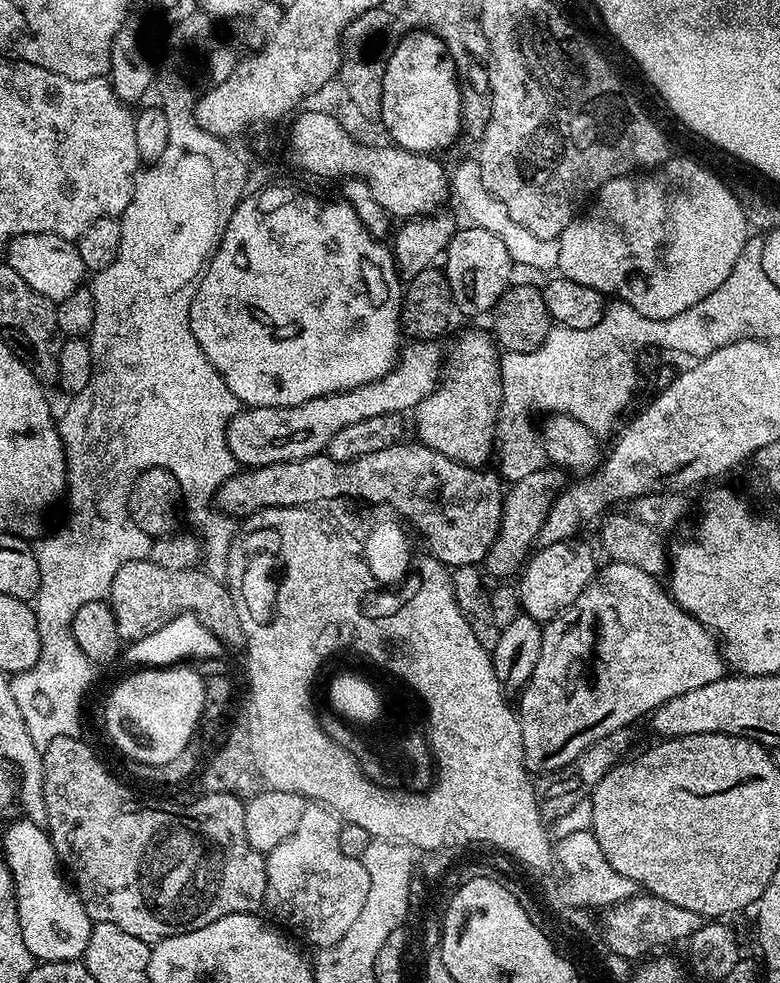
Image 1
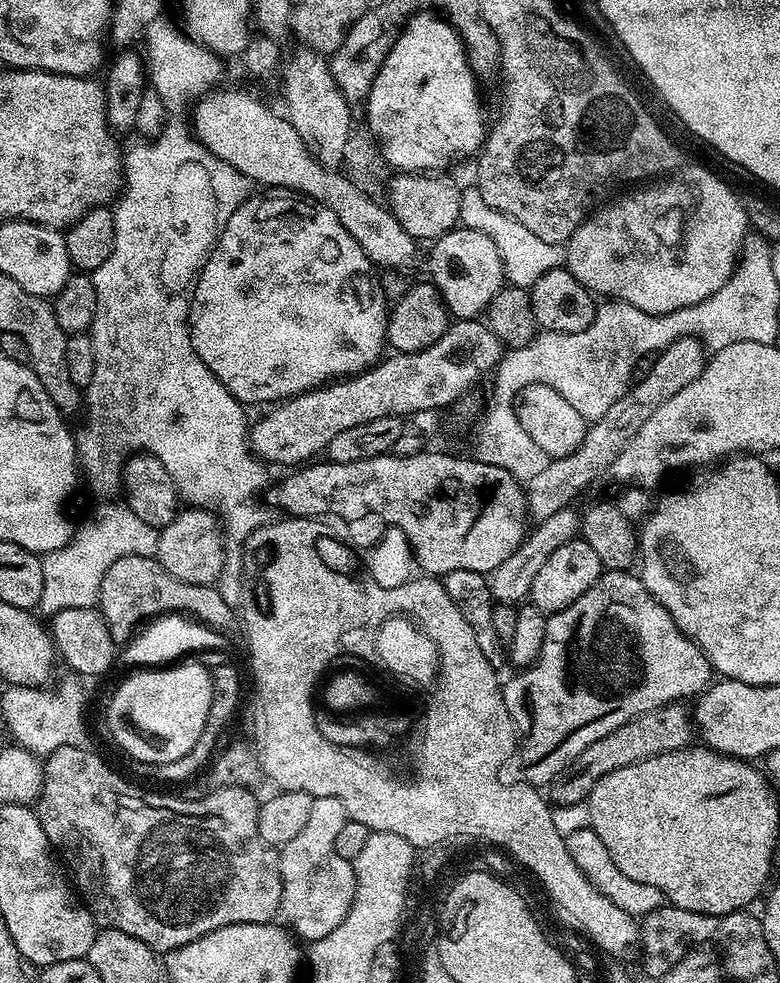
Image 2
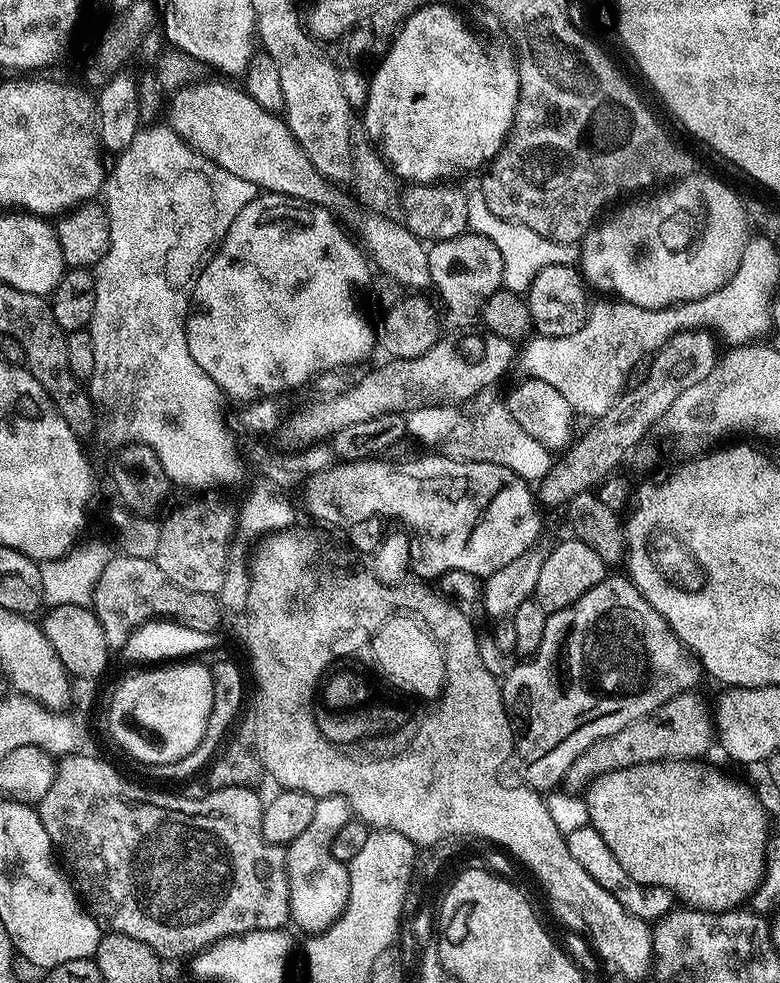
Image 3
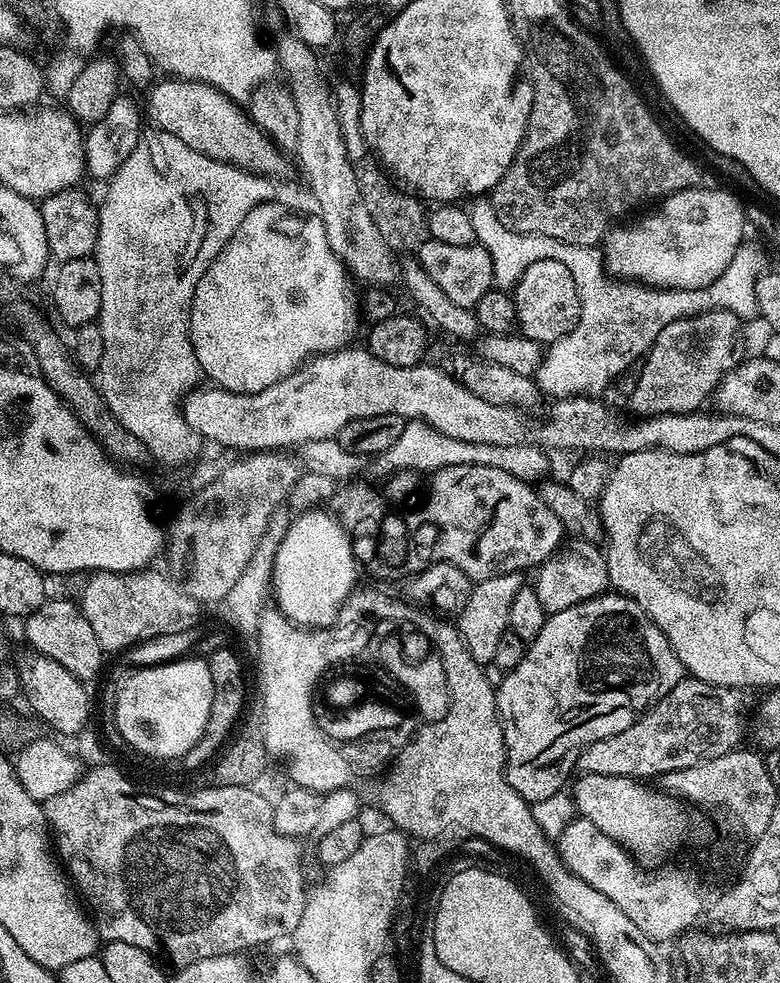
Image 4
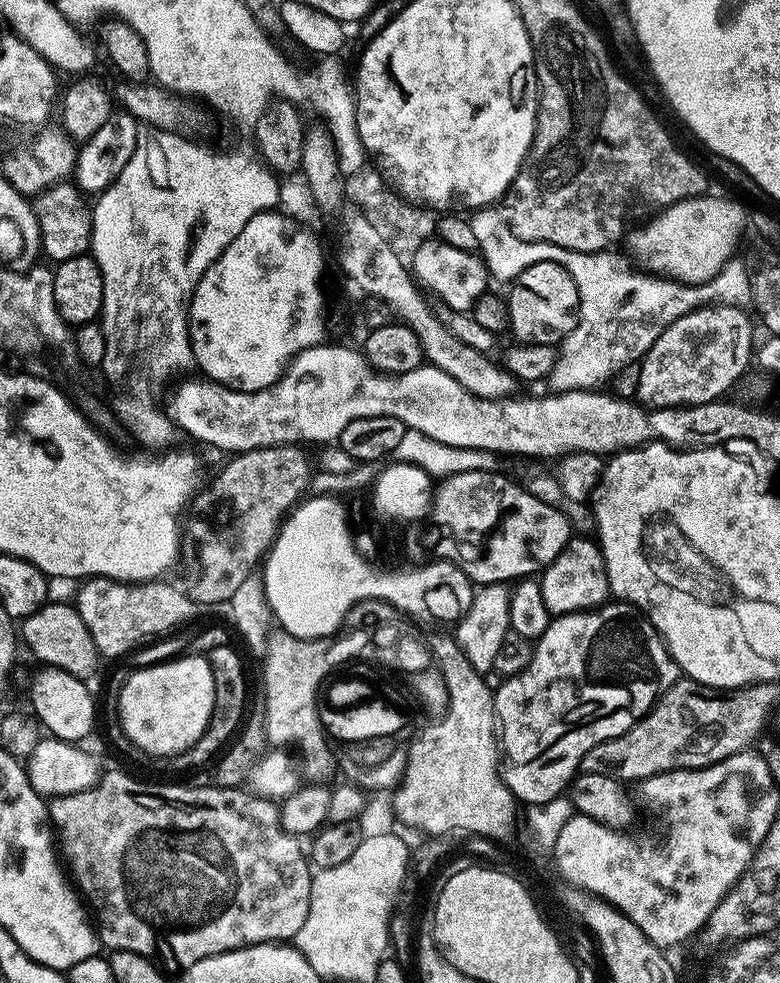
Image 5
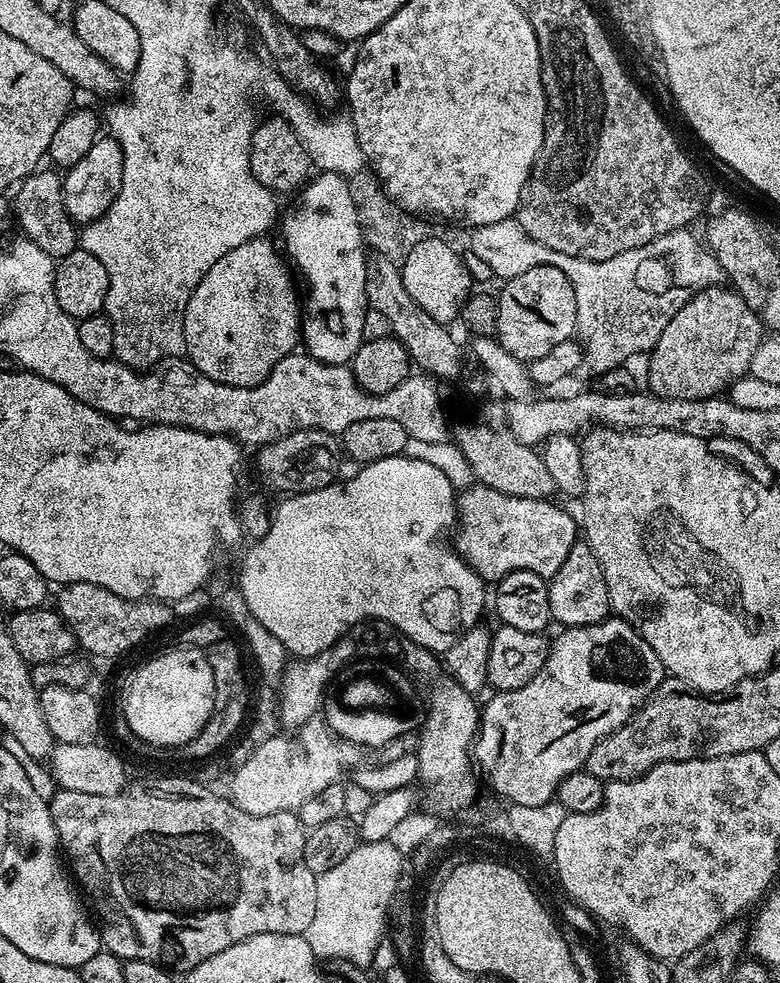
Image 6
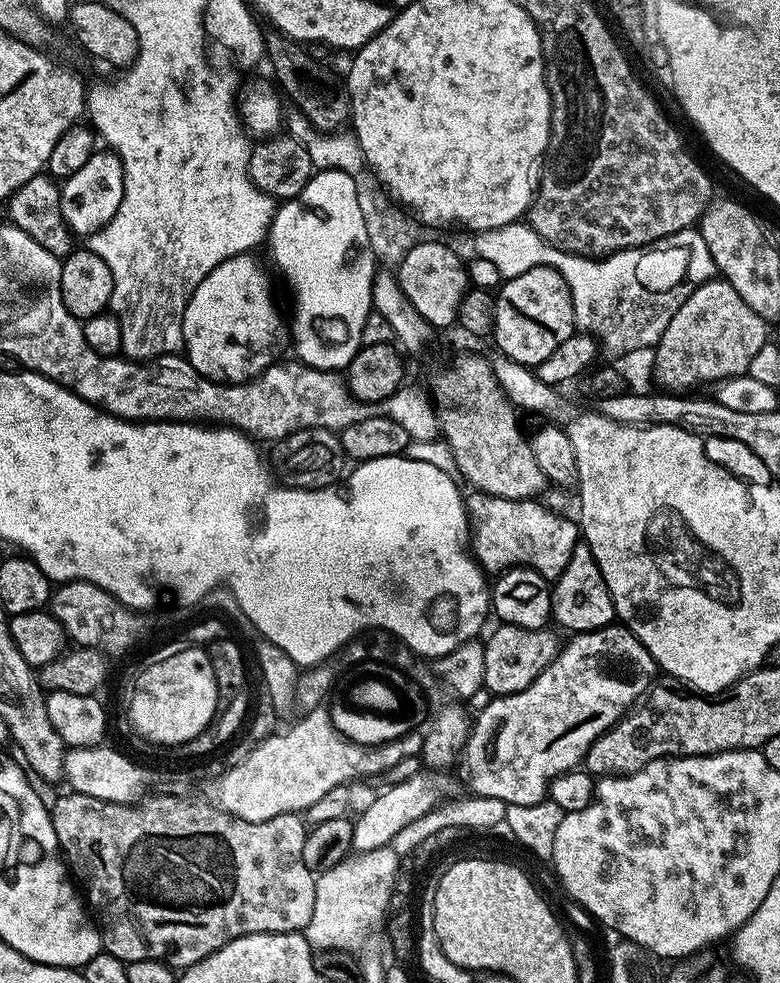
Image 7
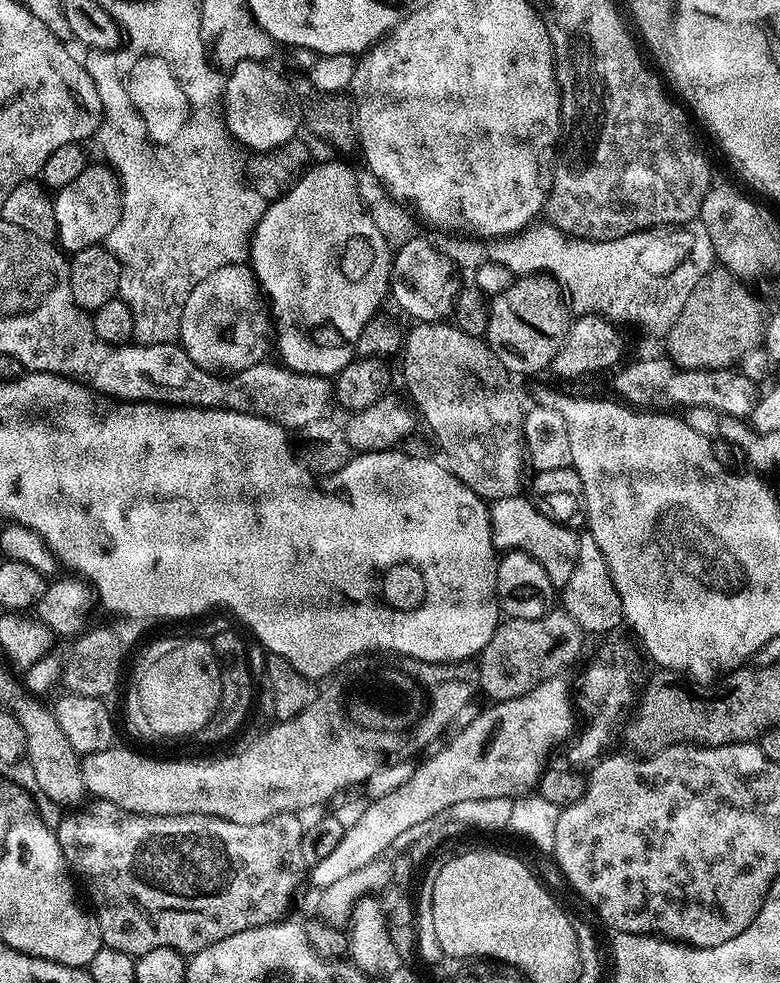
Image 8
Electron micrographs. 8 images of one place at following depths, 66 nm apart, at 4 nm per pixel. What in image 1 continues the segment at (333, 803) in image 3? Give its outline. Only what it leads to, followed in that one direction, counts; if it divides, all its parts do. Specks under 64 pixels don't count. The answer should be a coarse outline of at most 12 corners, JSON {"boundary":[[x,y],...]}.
{"boundary":[[309,803],[266,856],[263,907],[316,950],[335,947],[370,891]]}

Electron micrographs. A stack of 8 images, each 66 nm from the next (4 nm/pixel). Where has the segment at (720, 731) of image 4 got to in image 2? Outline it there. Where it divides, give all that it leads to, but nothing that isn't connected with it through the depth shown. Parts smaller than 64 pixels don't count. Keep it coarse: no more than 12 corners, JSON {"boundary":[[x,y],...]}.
{"boundary":[[683,703],[636,716],[591,744],[551,785],[585,803],[606,774],[693,743]]}

